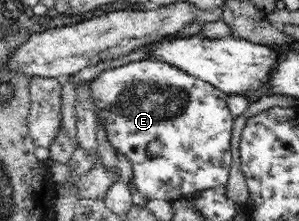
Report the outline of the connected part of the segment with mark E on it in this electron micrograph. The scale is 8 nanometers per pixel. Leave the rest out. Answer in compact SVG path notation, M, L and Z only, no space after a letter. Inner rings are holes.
M148 58L127 63L120 68L104 70L88 83L97 124L103 126L108 142L117 154L124 154L130 160L134 172L131 181L140 194L148 200L171 203L176 199L196 196L201 190L225 186L232 168L230 136L235 119L229 112L226 94L166 62ZM152 142L158 142L159 156L148 152L148 144Z

